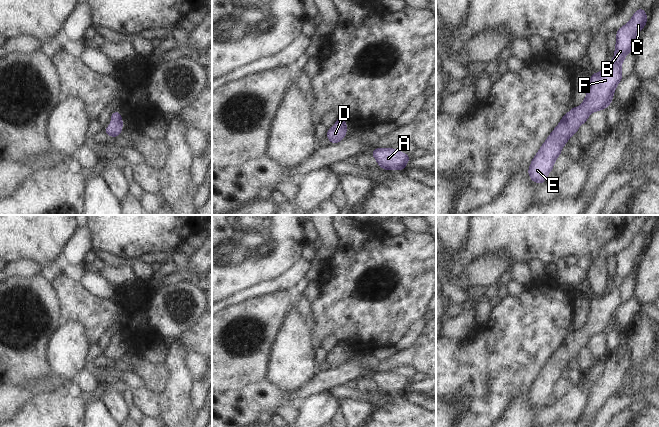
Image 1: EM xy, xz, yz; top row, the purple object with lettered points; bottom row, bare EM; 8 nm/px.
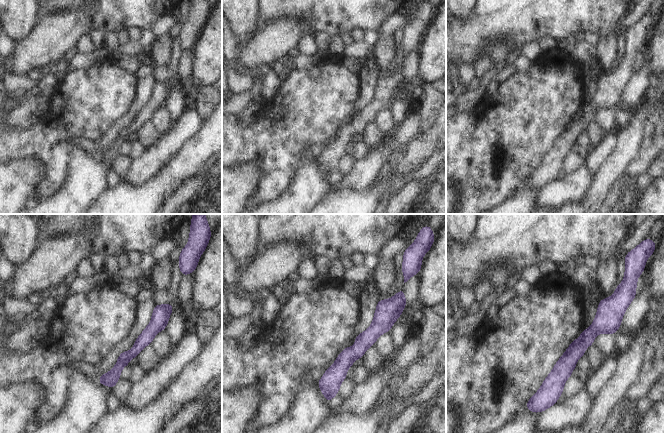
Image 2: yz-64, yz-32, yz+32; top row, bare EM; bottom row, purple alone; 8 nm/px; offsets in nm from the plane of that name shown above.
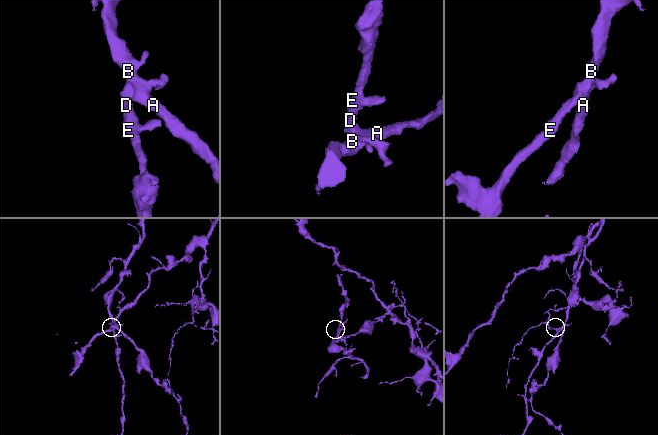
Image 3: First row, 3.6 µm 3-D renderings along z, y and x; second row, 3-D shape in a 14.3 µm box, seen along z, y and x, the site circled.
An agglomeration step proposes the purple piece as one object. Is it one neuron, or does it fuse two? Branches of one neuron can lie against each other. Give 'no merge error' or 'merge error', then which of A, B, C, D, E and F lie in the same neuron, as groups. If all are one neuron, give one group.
no merge error; groups A B C D E F

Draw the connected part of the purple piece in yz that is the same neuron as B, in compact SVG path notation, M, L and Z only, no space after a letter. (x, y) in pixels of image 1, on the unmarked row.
M641 230L631 244L616 255L617 267L613 284L602 296L591 298L587 319L582 329L570 333L568 338L561 342L559 349L533 382L528 394L533 406L545 407L548 397L553 394L556 382L561 379L563 369L572 359L577 358L577 351L586 347L592 336L605 334L610 329L615 312L623 302L621 288L627 277L634 275L635 261L640 254L643 254L647 241Z

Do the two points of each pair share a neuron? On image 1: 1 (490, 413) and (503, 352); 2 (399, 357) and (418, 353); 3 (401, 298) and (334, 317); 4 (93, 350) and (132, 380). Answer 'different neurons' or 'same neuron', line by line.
1: same neuron
2: same neuron
3: same neuron
4: same neuron

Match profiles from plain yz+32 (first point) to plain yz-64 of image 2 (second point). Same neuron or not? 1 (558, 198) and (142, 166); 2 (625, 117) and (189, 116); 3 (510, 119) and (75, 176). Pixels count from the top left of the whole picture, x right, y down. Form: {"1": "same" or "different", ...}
{"1": "same", "2": "different", "3": "different"}

